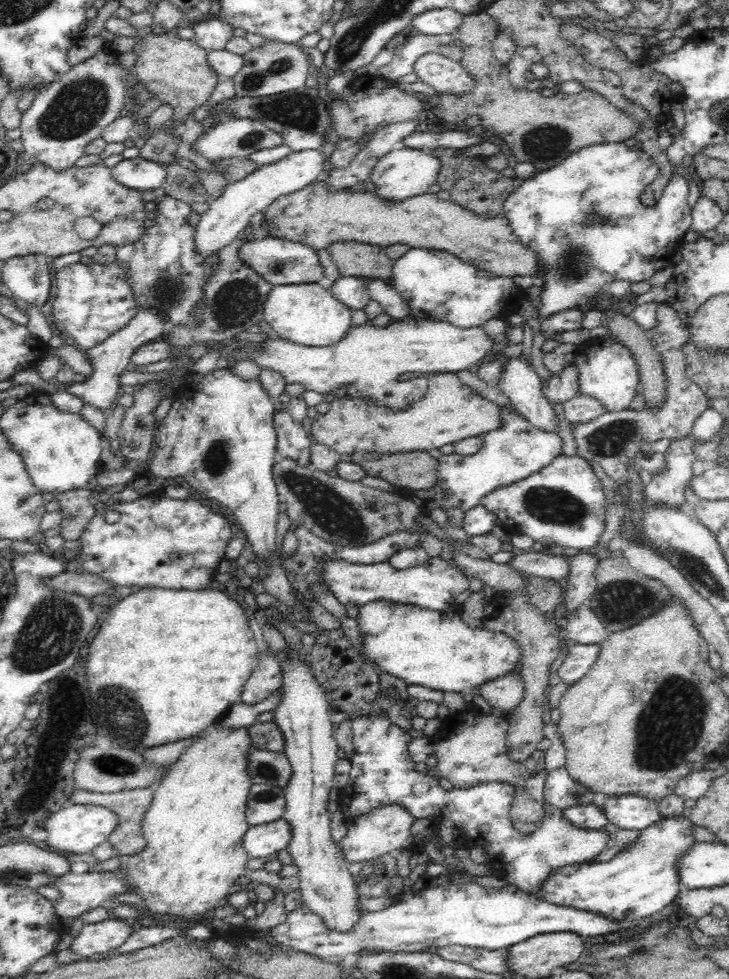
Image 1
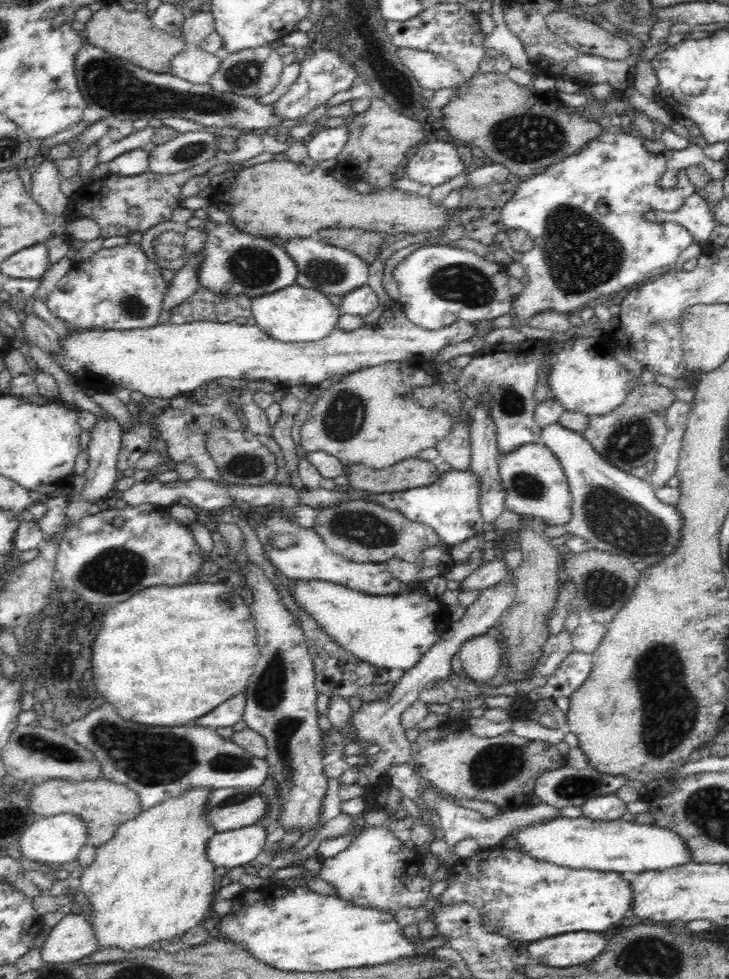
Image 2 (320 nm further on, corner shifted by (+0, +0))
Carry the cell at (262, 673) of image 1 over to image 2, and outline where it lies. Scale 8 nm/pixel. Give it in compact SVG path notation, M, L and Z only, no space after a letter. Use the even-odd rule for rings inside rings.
M240 692L234 698L226 700L224 704L220 704L218 708L214 708L205 716L194 720L195 726L210 727L213 729L222 727L232 727L236 723L242 721L245 707L245 696Z

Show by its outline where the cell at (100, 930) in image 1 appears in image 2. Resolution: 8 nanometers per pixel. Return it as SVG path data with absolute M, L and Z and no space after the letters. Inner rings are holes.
M77 911L64 916L52 928L42 944L41 954L44 963L72 963L98 950L92 925L86 916Z

